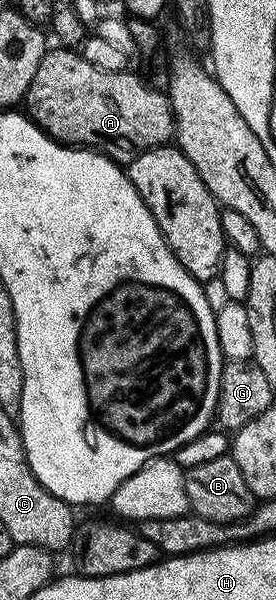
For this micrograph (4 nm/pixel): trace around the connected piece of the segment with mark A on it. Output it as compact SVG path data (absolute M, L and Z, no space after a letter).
M55 46L53 49L47 50L44 61L40 61L40 69L36 69L36 77L32 77L32 85L28 89L24 100L25 114L29 115L30 120L42 130L49 139L55 139L60 144L72 147L85 147L92 151L100 151L107 155L109 159L113 159L119 165L129 165L136 157L140 157L140 153L151 151L154 147L165 147L175 138L174 129L174 111L170 107L170 100L165 94L162 95L154 87L149 87L144 80L138 75L133 75L133 70L117 71L116 73L108 73L108 69L96 69L96 65L92 65L92 61L88 61L74 49L67 49L63 46Z

